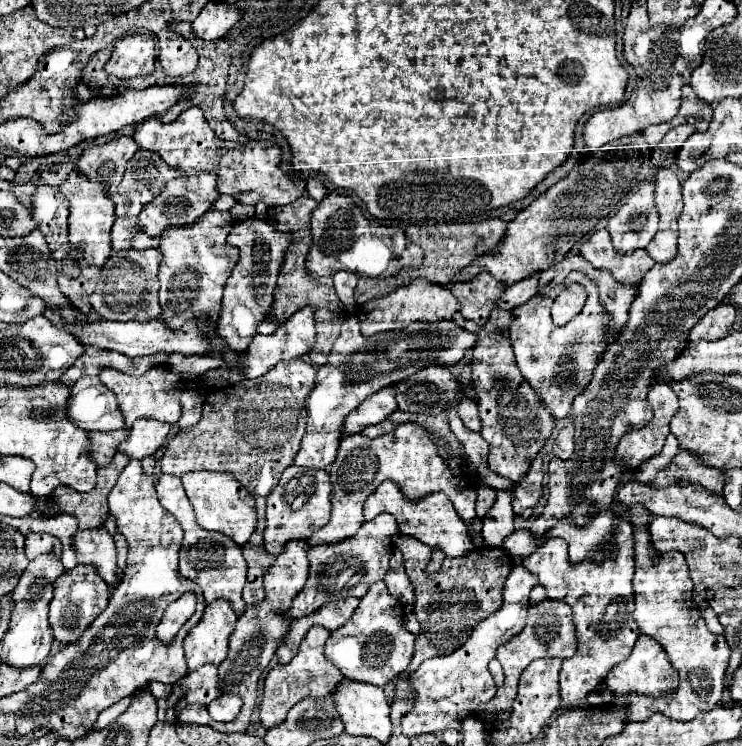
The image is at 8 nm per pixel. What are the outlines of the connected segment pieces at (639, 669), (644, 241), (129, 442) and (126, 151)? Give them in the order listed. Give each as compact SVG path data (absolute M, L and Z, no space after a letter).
M640 634L640 638L634 644L634 650L626 662L620 662L610 670L606 676L606 686L610 688L612 696L618 698L618 694L626 692L638 692L638 694L652 694L652 696L662 696L678 686L678 674L670 664L662 646L654 638Z
M640 185L628 202L610 218L608 232L618 254L646 248L658 232L658 212L654 203L655 185Z
M138 420L130 428L128 438L118 444L118 452L124 452L130 460L152 456L164 444L168 432L170 432L170 424L162 424L154 420Z
M118 136L106 144L86 148L76 168L92 182L100 182L106 190L122 182L126 162L134 156L138 144L130 136Z

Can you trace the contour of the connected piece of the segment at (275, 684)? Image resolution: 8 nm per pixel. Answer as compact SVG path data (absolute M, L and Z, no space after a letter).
M314 626L308 630L304 640L300 642L298 654L288 664L274 666L264 680L264 694L260 702L260 724L264 728L272 728L284 722L286 712L304 698L324 698L334 690L334 682L342 678L338 668L324 658L324 644L328 640L328 630L322 626Z

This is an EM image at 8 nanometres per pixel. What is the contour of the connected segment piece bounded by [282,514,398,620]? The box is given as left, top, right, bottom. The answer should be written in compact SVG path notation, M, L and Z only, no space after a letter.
M378 514L374 520L364 522L360 532L352 538L340 540L334 544L310 546L308 580L304 588L292 598L292 606L282 616L286 620L294 620L294 618L312 614L320 606L340 598L348 598L348 596L362 598L374 582L384 578L388 570L388 560L392 556L392 536L396 534L398 534L398 522L392 518L392 514Z

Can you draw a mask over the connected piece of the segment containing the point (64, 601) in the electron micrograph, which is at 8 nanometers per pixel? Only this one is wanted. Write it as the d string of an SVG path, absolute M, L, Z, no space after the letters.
M78 564L58 576L54 582L54 598L50 602L50 626L54 630L54 638L64 644L74 642L74 638L78 638L82 630L86 630L86 626L90 626L90 622L94 622L94 618L106 608L108 596L108 586L92 564Z

